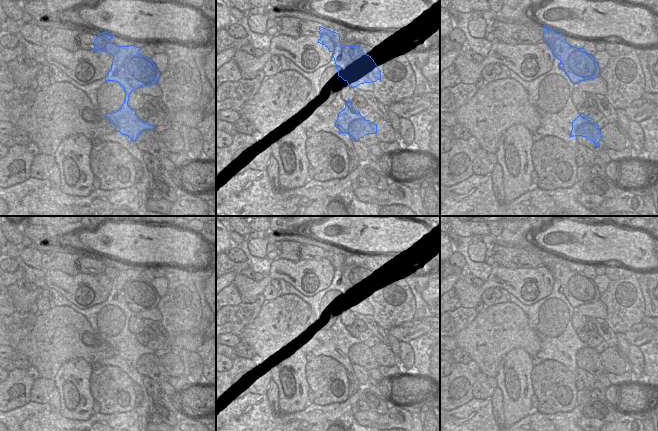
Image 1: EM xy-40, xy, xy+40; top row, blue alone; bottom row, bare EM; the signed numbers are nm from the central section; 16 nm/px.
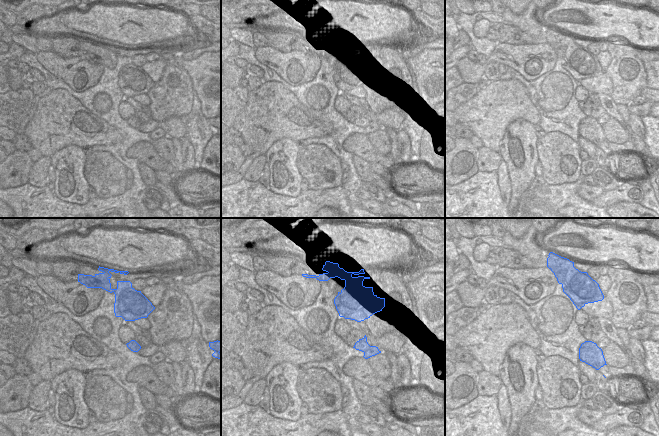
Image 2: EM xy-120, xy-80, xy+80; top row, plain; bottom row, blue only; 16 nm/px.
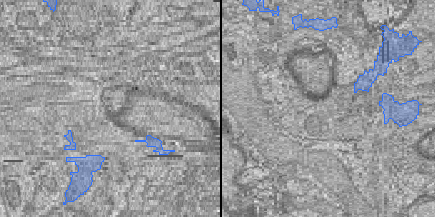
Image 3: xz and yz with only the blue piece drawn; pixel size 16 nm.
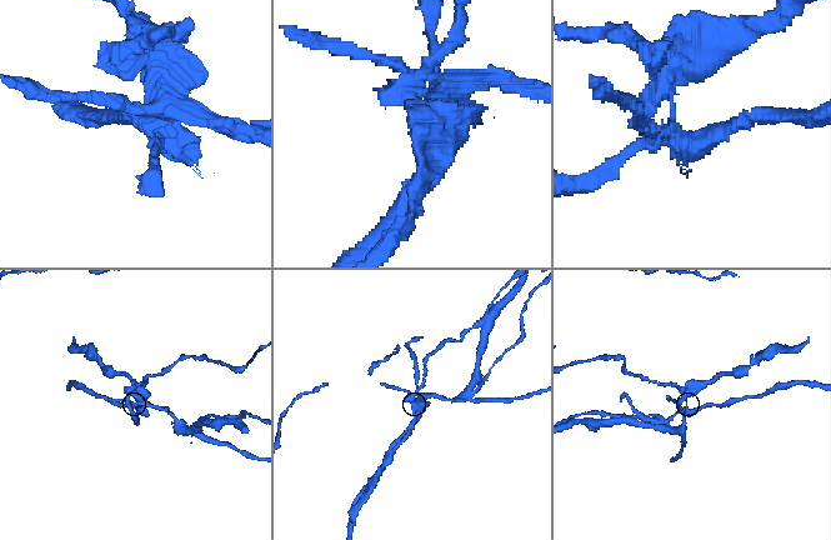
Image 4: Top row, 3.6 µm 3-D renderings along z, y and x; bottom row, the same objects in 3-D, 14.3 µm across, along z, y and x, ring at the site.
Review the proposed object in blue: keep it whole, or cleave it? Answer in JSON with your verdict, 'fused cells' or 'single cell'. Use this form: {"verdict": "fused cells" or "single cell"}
{"verdict": "fused cells"}

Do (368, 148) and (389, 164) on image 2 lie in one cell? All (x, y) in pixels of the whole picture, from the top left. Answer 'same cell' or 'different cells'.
same cell

